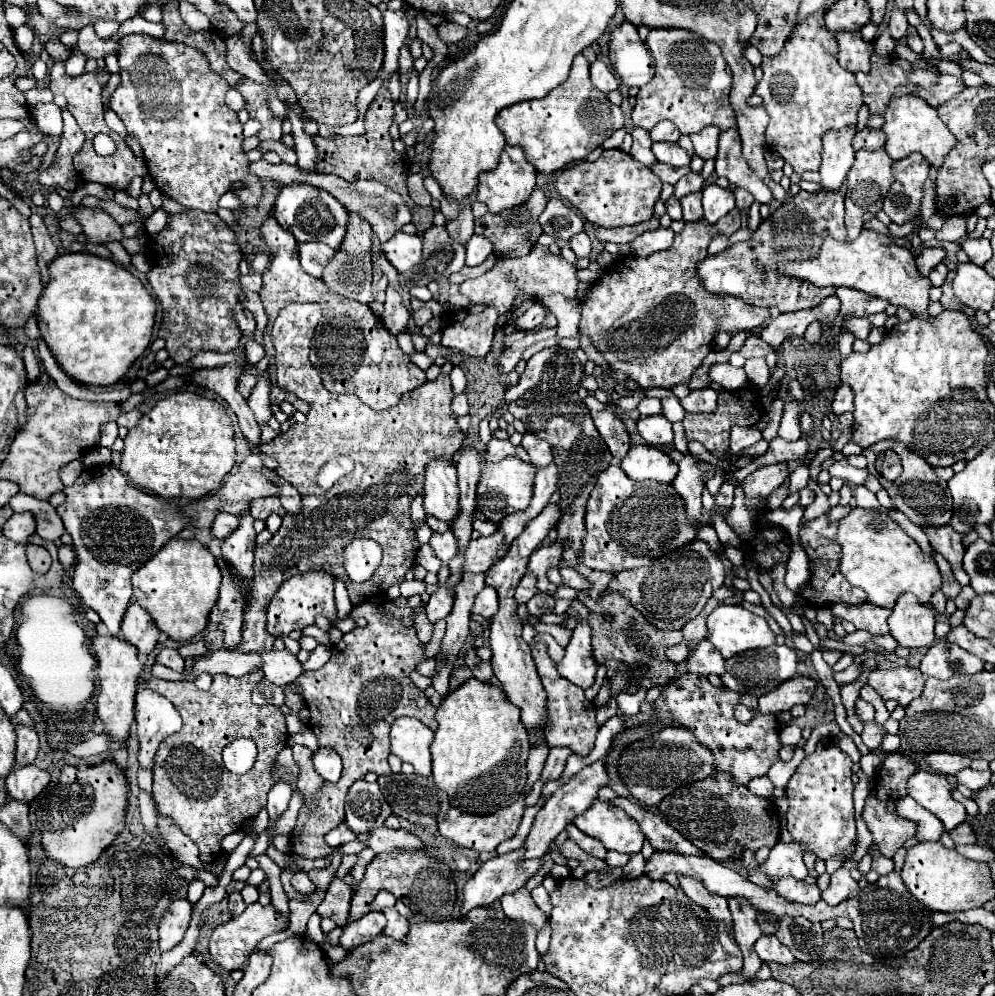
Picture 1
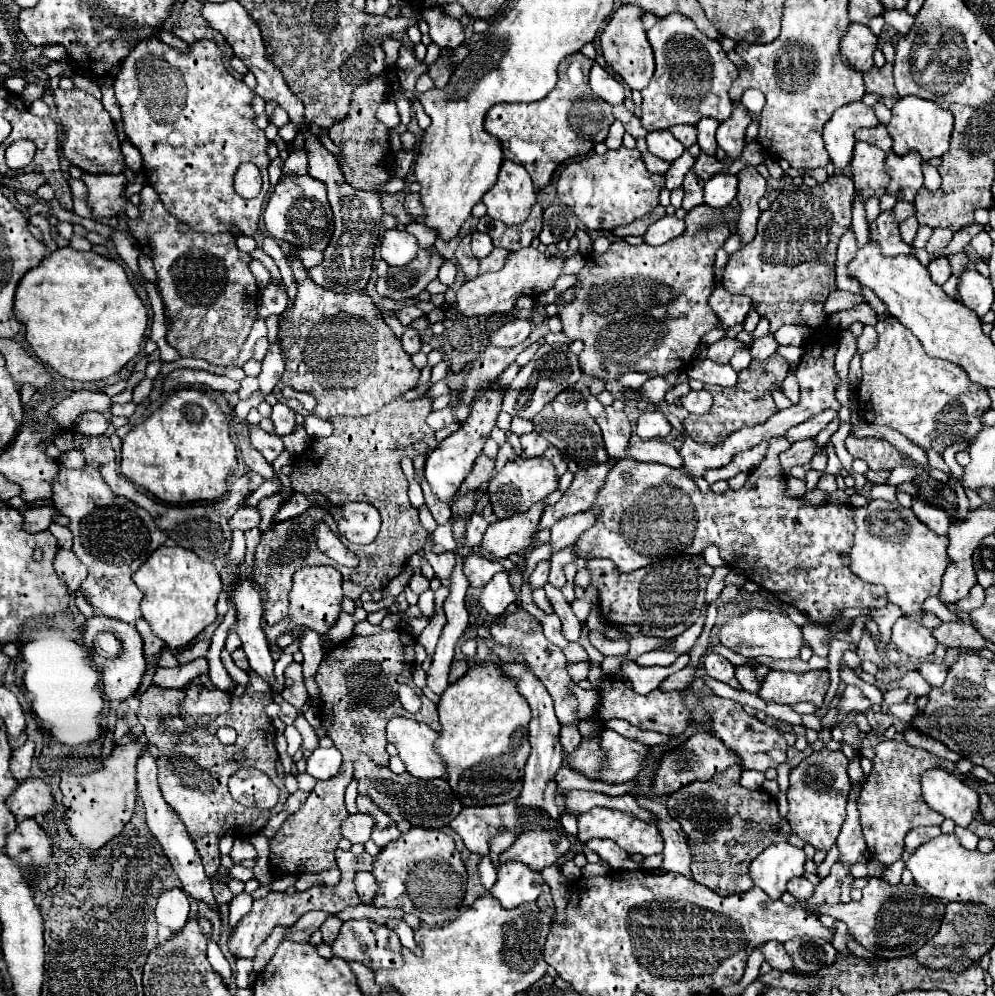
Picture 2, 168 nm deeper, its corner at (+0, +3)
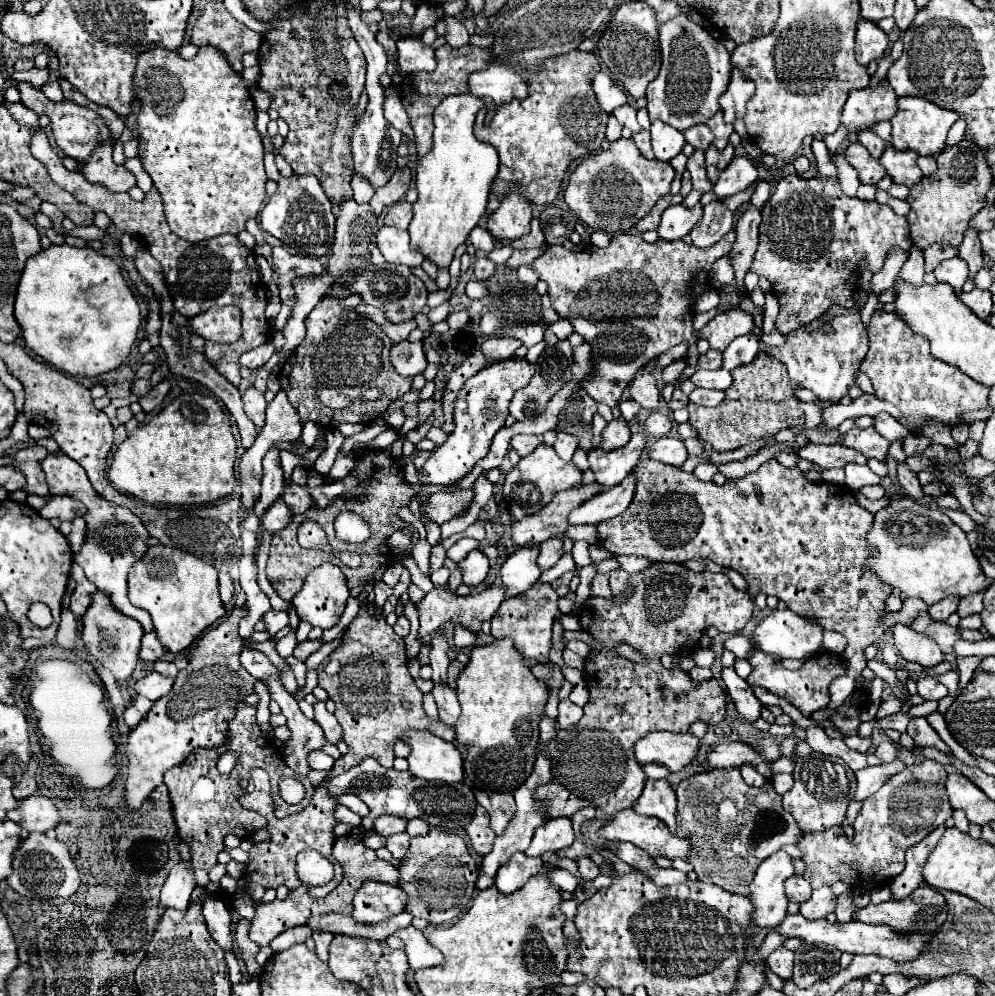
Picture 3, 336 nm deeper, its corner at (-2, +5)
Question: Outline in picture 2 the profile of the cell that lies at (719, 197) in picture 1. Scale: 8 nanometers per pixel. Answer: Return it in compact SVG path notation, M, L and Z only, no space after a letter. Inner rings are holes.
M717 173L705 183L705 203L709 207L725 207L737 197L737 177Z

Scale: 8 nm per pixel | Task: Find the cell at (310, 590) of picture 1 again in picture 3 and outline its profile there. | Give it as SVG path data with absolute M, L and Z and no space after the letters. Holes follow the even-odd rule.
M323 563L307 575L303 589L293 599L293 605L301 621L311 623L313 627L331 629L343 615L349 595L341 569L333 563Z

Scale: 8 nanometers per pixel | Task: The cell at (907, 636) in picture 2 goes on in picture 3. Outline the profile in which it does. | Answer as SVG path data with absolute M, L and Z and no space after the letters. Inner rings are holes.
M895 625L893 633L895 633L895 647L907 663L917 663L921 667L935 667L941 661L945 661L943 653L939 651L939 645L933 639L911 631L907 625Z

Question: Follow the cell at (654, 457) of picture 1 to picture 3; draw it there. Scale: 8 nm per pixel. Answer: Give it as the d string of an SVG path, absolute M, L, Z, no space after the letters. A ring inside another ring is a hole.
M661 437L661 439L653 441L647 449L647 455L655 461L661 461L661 463L667 463L673 467L681 467L689 457L685 443L681 439L673 439L673 437Z

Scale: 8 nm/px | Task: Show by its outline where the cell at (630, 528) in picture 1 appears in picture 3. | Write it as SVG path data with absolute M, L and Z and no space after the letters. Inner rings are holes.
M643 457L633 471L637 477L637 491L631 507L627 507L623 515L597 525L601 547L609 549L615 557L637 555L649 561L683 563L689 559L711 559L721 567L741 573L747 581L745 591L751 597L759 593L775 595L785 601L791 611L817 619L827 631L845 635L847 647L843 662L847 663L851 677L857 677L867 667L865 653L855 651L865 651L865 647L873 645L889 627L899 623L909 625L919 613L928 609L924 601L912 597L904 600L900 611L885 612L885 601L893 589L867 565L867 559L875 555L871 543L867 543L873 513L857 503L855 493L847 485L813 483L797 467L787 469L773 459L741 479L727 479L723 485L699 481L679 467L669 467L647 457Z

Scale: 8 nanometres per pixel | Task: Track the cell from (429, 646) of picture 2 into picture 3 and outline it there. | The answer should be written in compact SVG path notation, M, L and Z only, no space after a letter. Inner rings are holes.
M433 637L431 639L433 651L431 651L431 669L433 669L433 683L445 683L447 679L447 667L449 667L449 659L447 659L447 639L443 637Z

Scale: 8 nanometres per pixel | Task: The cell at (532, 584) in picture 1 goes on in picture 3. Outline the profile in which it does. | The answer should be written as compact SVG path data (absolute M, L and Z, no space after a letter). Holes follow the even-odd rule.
M553 537L553 539L545 541L545 543L541 543L541 553L539 553L537 563L539 563L539 567L543 571L547 571L561 559L563 553L565 553L563 551L563 541L559 537Z

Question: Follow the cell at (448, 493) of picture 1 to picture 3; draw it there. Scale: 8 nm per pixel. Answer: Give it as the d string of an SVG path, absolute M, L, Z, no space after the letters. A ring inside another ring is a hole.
M513 357L499 363L491 363L473 377L469 377L455 399L455 429L447 437L447 441L437 451L433 451L425 465L417 471L419 481L423 485L453 485L463 475L467 475L473 469L473 465L487 455L493 435L505 425L505 419L509 415L509 403L515 391L525 387L531 381L533 373L535 369L531 363L527 363L527 359Z

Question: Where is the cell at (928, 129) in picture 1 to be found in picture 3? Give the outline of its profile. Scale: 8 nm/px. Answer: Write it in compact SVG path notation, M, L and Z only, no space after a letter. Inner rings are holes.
M899 97L899 111L891 119L893 125L891 143L895 149L913 149L919 155L935 155L937 151L943 149L947 133L957 119L959 119L957 113L941 109L923 97Z

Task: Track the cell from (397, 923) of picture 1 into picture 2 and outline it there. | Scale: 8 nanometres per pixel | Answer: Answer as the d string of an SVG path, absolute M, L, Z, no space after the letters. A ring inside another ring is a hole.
M389 919L387 921L387 925L399 935L399 939L401 939L401 945L403 947L407 947L407 949L411 949L415 955L419 955L421 953L421 949L417 947L417 943L413 941L413 929L403 921L403 919Z

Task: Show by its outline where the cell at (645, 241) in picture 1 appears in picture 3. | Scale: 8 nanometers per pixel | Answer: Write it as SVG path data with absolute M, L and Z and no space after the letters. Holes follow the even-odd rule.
M697 203L691 209L685 205L671 205L665 209L657 233L661 239L667 239L667 241L683 239L695 227L695 223L701 217L703 217L703 205L701 203Z

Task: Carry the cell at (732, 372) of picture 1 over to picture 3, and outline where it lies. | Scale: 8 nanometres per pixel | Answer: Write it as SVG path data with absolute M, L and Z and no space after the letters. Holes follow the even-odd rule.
M717 369L717 371L695 371L695 375L691 377L691 381L695 383L695 387L703 387L703 389L727 389L733 383L733 377L729 371L725 369Z

